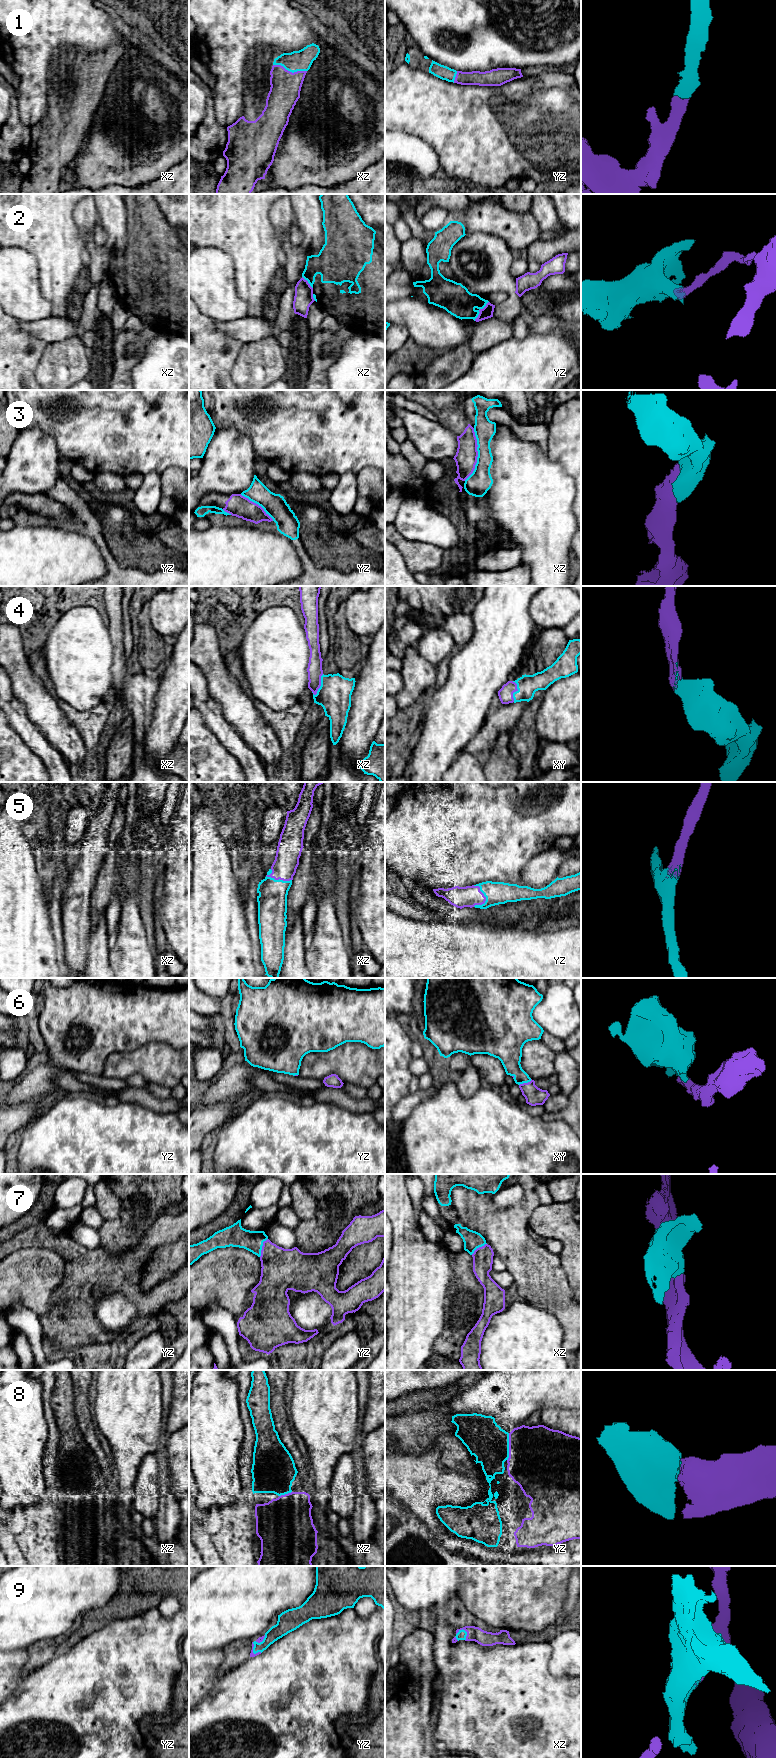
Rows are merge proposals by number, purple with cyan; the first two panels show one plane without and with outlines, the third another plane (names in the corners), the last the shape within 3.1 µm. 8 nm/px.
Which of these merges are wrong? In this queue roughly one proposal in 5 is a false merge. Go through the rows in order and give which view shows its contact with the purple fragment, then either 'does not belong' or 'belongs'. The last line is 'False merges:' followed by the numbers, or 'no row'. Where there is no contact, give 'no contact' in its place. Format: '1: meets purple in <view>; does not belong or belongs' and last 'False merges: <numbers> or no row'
1: meets purple in xz; belongs
2: meets purple in yz; does not belong
3: meets purple in xz; does not belong
4: meets purple in xz; belongs
5: meets purple in xz; belongs
6: meets purple in xy; belongs
7: meets purple in yz; belongs
8: meets purple in yz; belongs
9: meets purple in xz; belongs
False merges: 2, 3

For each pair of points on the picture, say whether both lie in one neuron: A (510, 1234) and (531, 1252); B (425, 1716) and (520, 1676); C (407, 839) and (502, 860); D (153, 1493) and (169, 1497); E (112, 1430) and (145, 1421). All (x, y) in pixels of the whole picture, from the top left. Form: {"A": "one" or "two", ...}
{"A": "one", "B": "two", "C": "one", "D": "two", "E": "one"}

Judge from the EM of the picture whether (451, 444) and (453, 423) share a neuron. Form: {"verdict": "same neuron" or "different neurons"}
{"verdict": "different neurons"}

